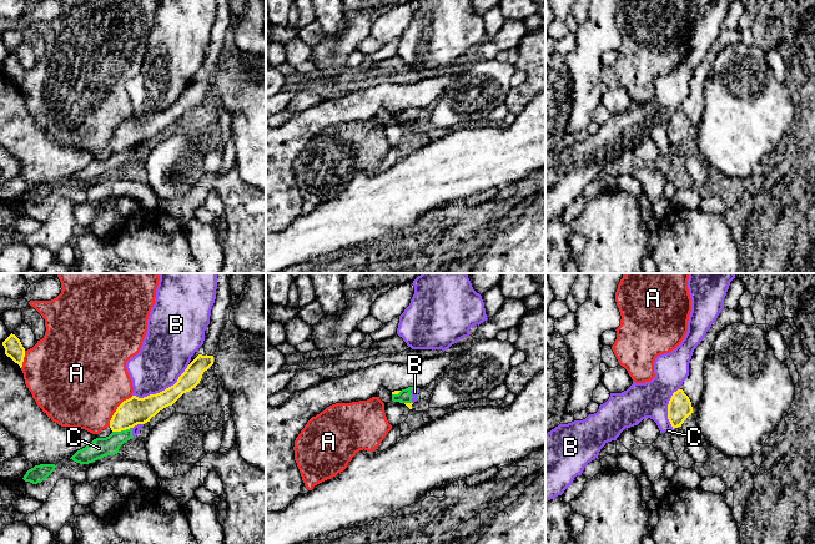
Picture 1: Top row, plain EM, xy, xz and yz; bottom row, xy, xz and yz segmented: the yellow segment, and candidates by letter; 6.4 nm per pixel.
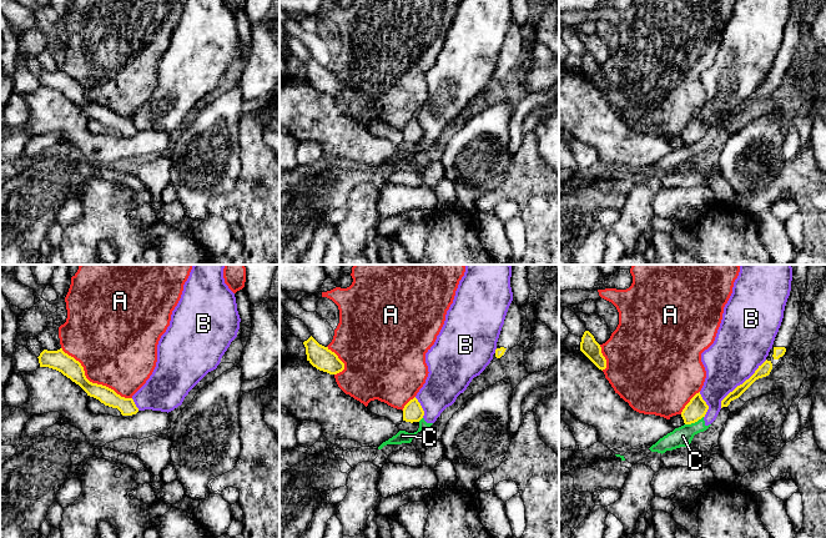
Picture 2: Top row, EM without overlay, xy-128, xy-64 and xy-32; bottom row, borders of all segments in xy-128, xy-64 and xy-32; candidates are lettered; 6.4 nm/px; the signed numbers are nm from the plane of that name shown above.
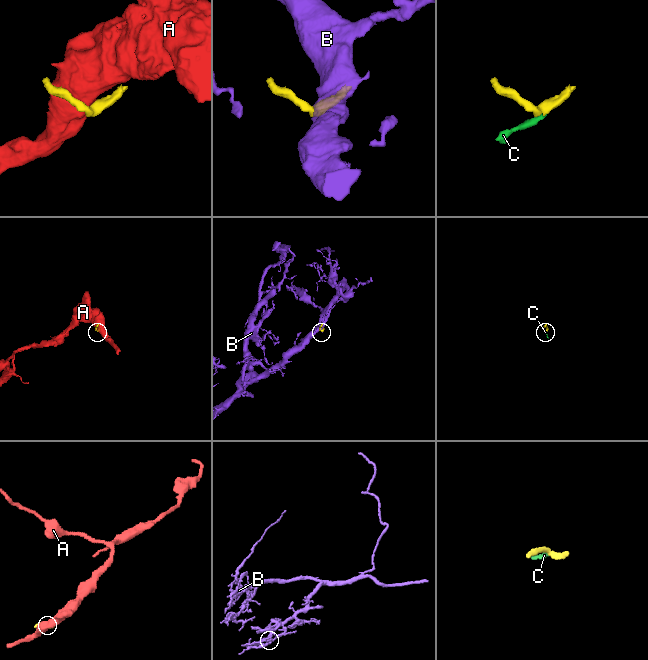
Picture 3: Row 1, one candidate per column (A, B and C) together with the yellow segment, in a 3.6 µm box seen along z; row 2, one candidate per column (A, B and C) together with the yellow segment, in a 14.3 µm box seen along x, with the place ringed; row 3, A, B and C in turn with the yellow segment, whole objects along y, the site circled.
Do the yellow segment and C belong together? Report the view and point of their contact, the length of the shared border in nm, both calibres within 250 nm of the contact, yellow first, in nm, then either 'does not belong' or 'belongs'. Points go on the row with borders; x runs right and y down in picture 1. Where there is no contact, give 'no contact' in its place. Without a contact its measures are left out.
xy (121, 429) | 130 nm | 180/130 nm | does not belong

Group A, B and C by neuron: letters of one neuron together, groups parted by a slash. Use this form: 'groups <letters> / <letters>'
groups A / B C

